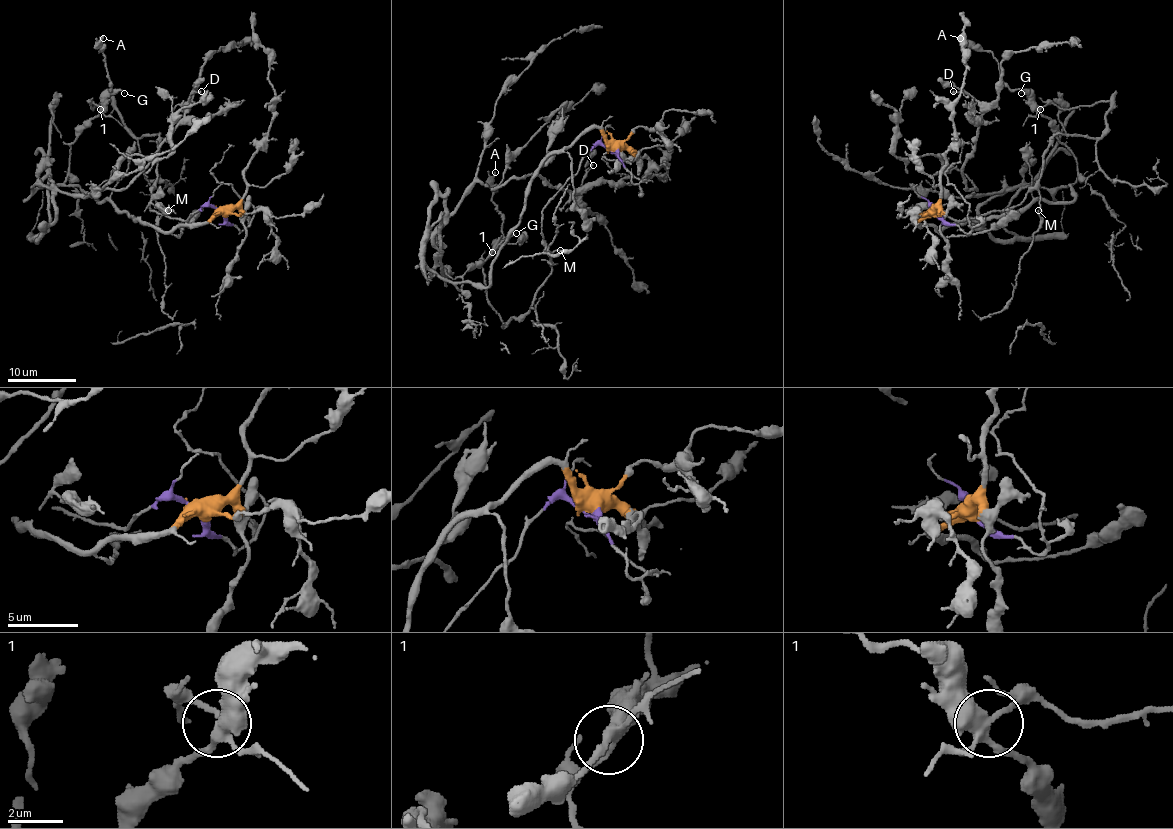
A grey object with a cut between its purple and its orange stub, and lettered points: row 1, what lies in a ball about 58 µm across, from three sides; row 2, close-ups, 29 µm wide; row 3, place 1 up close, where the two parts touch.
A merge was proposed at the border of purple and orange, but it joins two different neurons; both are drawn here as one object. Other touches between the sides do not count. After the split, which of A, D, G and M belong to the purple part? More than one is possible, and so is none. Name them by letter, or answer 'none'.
M

